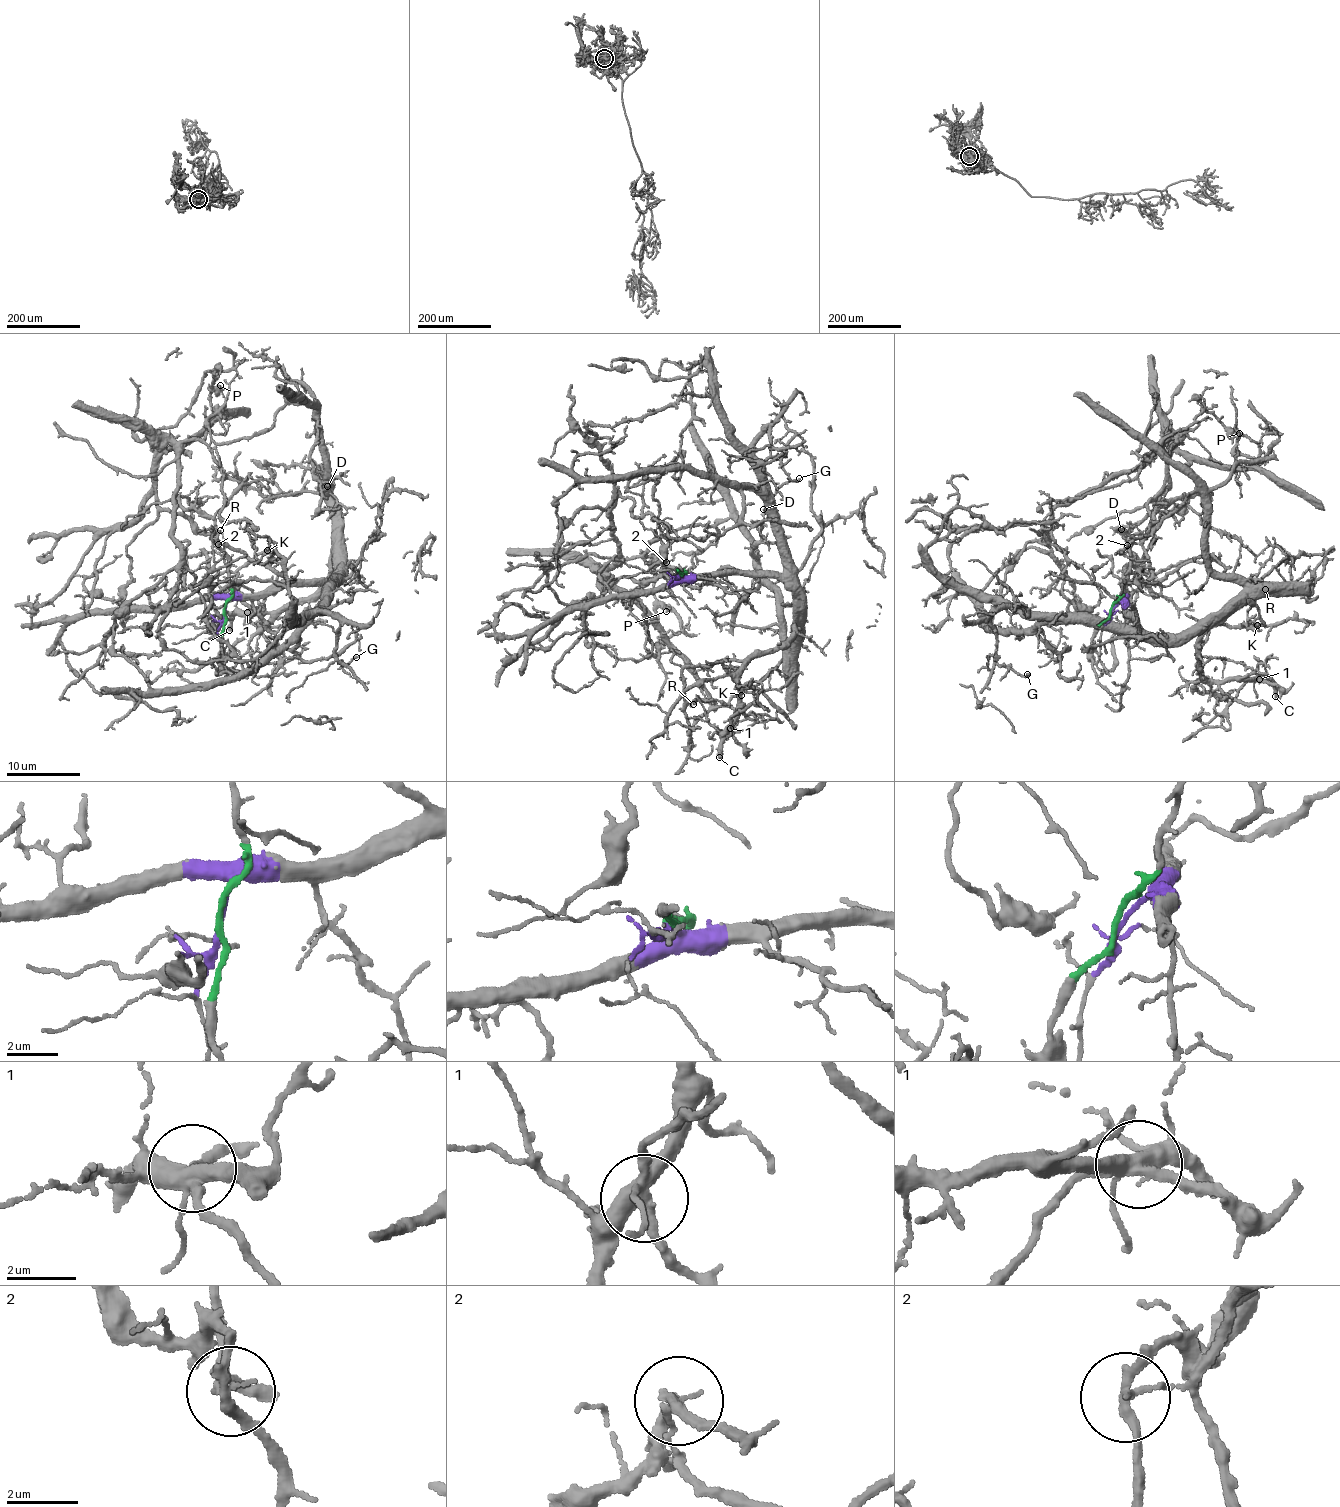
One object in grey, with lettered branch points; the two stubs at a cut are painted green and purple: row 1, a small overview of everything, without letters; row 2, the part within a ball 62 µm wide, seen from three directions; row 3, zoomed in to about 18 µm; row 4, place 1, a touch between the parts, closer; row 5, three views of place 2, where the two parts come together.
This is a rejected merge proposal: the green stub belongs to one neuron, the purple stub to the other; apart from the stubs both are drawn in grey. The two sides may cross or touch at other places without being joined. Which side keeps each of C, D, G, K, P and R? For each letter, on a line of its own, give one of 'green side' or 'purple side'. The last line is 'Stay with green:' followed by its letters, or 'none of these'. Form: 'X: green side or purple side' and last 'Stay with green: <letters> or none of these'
C: purple side
D: purple side
G: purple side
K: purple side
P: green side
R: purple side
Stay with green: P

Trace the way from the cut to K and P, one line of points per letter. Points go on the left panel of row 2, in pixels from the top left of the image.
K: (225, 610), (230, 599), (336, 573), (333, 555), (331, 579), (271, 612), (212, 591), (266, 550)
P: (225, 611), (216, 531), (157, 505), (156, 488), (162, 453), (196, 435), (220, 385)

